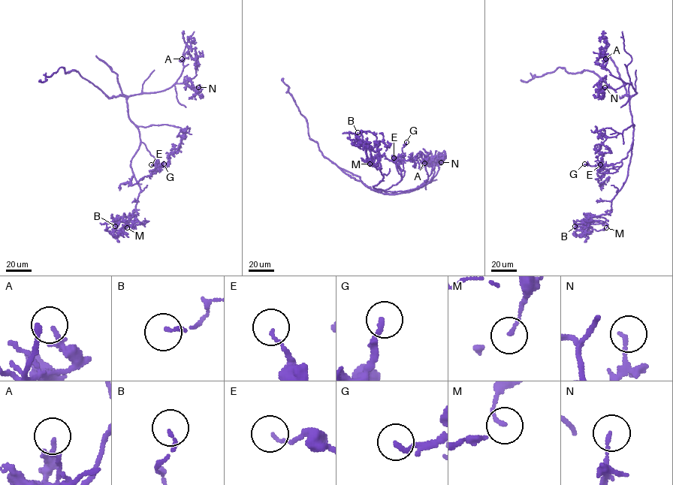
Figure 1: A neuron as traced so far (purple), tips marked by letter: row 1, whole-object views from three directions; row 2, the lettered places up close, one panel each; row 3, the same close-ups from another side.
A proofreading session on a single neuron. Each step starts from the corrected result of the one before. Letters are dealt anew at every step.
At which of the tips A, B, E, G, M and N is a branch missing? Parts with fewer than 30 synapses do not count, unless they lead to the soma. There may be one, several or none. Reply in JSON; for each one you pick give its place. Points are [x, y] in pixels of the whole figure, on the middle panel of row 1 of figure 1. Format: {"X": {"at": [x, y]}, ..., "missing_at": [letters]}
{"missing_at": []}

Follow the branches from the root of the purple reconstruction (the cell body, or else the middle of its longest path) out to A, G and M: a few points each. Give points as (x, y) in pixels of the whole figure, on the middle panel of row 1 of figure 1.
A: (374, 190), (369, 187), (389, 194), (419, 188), (430, 181), (441, 164), (436, 165), (431, 159), (424, 163)
G: (374, 190), (385, 190), (401, 179), (404, 155), (402, 148), (406, 142)
M: (374, 190), (383, 190), (373, 186), (383, 176), (378, 169), (379, 161), (368, 147), (369, 164)

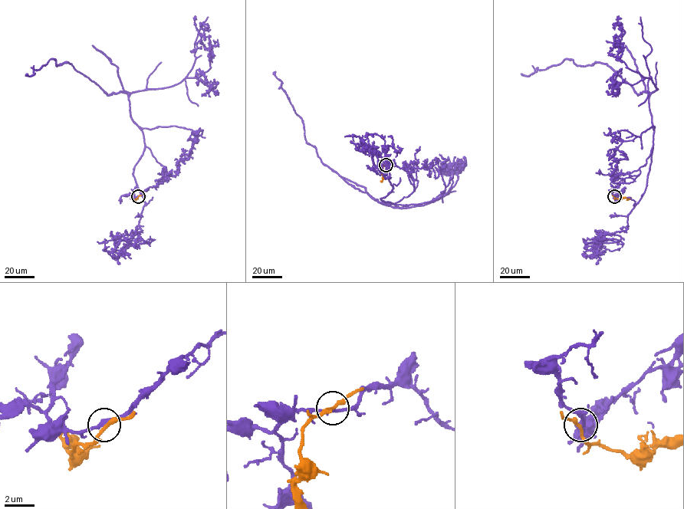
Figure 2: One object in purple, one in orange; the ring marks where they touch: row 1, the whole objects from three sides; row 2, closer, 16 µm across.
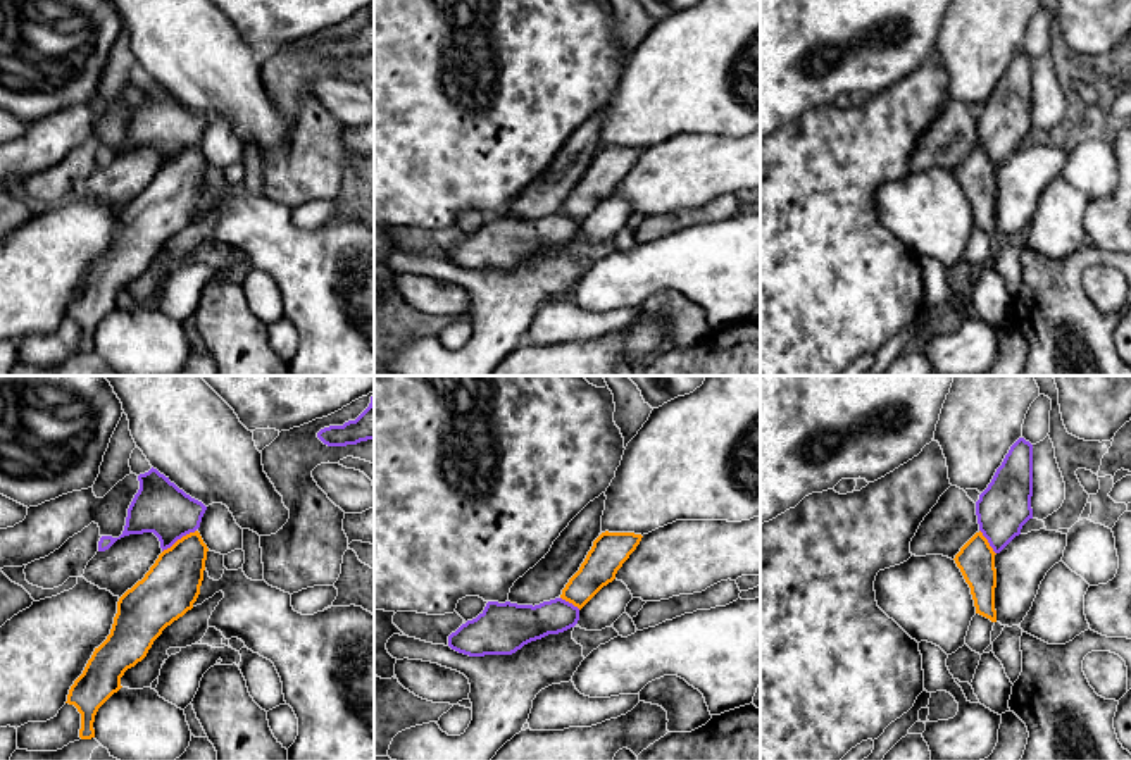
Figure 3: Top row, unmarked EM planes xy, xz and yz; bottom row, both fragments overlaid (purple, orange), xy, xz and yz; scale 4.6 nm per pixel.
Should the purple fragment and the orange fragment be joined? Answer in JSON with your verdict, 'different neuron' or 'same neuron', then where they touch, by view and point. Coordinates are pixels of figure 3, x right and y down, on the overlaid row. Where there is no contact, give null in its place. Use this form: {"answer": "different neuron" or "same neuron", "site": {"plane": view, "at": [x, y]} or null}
{"answer": "same neuron", "site": {"plane": "xy", "at": [178, 538]}}

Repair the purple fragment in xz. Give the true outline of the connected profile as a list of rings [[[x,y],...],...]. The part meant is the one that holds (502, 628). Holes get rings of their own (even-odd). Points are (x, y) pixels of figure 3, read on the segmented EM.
[[[602,533],[588,551],[579,570],[569,579],[562,595],[540,605],[517,605],[488,601],[484,610],[472,620],[462,624],[448,636],[448,646],[469,657],[512,655],[524,645],[541,639],[548,634],[559,634],[574,627],[579,620],[579,610],[609,582],[615,579],[617,570],[629,558],[641,541],[634,533]]]

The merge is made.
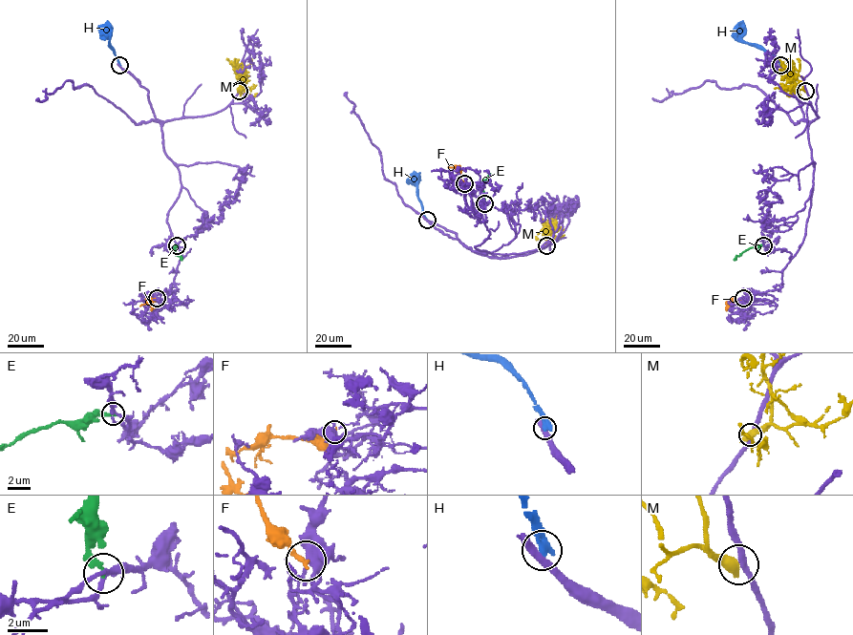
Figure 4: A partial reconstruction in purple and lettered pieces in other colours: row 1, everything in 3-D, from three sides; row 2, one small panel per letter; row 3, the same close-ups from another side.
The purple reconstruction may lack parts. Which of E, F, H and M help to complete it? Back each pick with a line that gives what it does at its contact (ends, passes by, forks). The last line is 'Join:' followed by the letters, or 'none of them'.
Join: none of them

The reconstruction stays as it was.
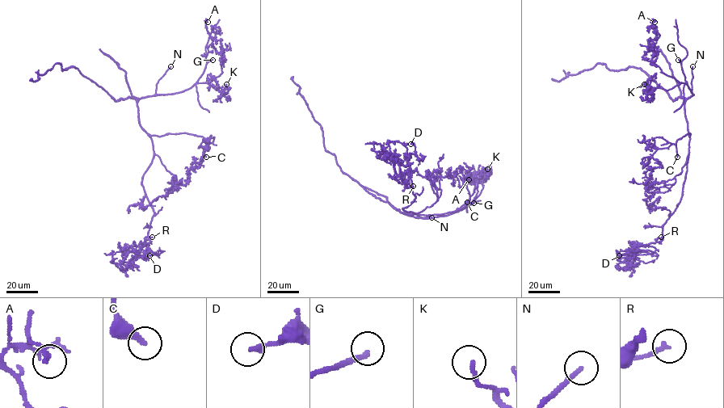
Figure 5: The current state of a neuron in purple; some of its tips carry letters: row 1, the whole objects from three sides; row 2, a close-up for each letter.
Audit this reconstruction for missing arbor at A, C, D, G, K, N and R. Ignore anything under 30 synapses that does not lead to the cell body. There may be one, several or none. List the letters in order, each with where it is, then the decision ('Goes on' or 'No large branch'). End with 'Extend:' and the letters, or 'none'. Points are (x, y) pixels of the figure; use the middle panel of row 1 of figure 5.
A: Place: (469, 179). No large branch
C: Place: (467, 202). Goes on
D: Place: (410, 144). No large branch
G: Place: (473, 203). No large branch
K: Place: (487, 169). No large branch
N: Place: (431, 217). Goes on
R: Place: (413, 186). Goes on
Extend: C, N, R

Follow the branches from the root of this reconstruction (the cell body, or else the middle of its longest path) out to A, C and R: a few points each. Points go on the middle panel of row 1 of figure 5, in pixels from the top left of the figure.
A: (404, 212), (398, 209), (423, 218), (459, 211), (486, 181), (473, 175), (471, 184), (469, 179)
C: (404, 212), (441, 214), (462, 208), (467, 202)
R: (404, 212), (414, 213), (402, 209), (414, 198), (409, 187), (413, 186)

